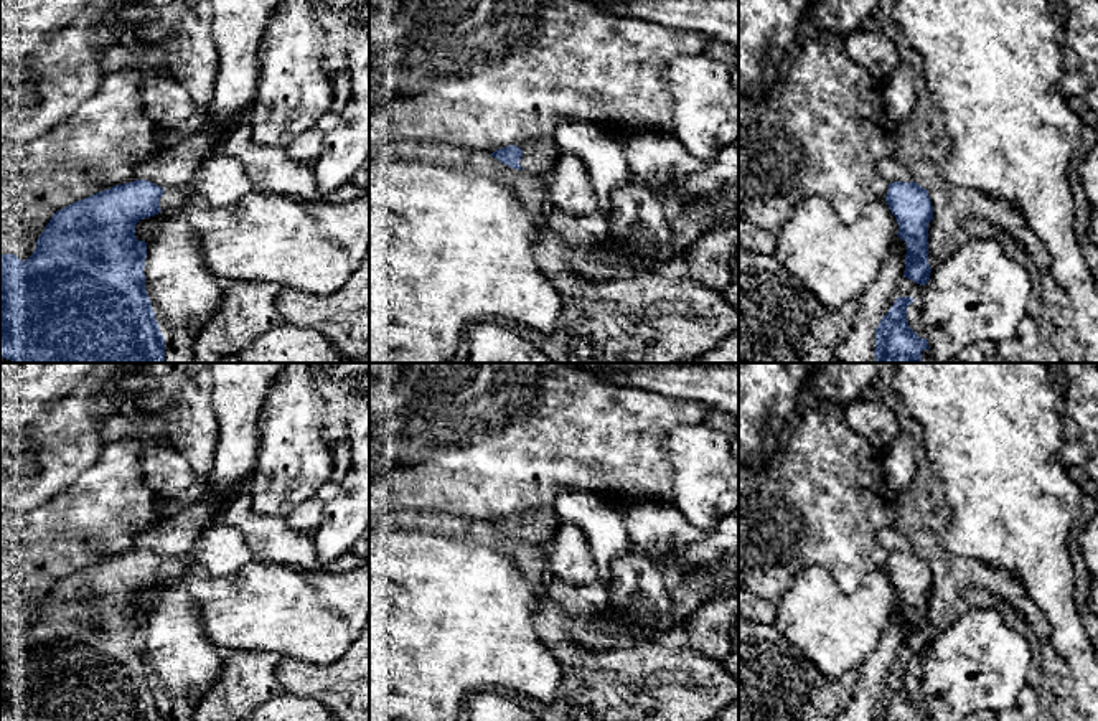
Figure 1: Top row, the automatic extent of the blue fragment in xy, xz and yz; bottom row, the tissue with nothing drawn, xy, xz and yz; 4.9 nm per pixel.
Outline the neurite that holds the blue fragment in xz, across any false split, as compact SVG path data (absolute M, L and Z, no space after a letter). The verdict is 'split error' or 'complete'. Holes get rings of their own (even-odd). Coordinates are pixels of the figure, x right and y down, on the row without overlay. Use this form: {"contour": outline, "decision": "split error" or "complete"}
{"contour": "M539 508L503 516L495 520L491 526L511 538L547 546L561 521L554 508Z", "decision": "split error"}

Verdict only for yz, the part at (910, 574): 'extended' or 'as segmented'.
extended

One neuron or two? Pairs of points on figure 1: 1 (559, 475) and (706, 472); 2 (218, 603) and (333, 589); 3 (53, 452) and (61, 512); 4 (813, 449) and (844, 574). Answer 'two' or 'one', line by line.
1: two
2: one
3: two
4: one

